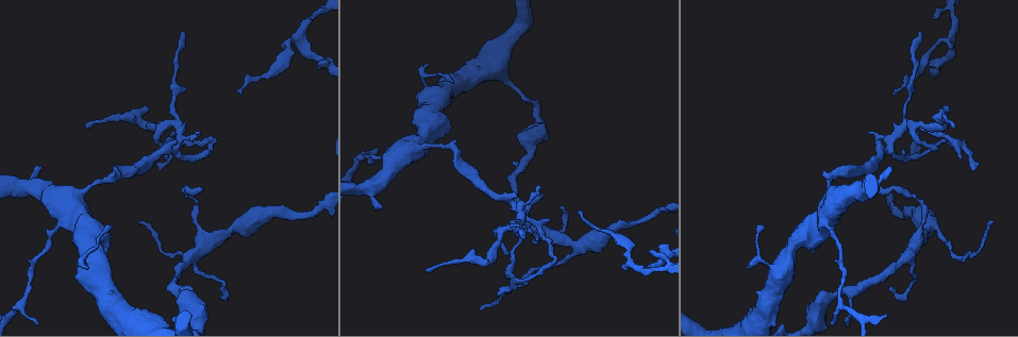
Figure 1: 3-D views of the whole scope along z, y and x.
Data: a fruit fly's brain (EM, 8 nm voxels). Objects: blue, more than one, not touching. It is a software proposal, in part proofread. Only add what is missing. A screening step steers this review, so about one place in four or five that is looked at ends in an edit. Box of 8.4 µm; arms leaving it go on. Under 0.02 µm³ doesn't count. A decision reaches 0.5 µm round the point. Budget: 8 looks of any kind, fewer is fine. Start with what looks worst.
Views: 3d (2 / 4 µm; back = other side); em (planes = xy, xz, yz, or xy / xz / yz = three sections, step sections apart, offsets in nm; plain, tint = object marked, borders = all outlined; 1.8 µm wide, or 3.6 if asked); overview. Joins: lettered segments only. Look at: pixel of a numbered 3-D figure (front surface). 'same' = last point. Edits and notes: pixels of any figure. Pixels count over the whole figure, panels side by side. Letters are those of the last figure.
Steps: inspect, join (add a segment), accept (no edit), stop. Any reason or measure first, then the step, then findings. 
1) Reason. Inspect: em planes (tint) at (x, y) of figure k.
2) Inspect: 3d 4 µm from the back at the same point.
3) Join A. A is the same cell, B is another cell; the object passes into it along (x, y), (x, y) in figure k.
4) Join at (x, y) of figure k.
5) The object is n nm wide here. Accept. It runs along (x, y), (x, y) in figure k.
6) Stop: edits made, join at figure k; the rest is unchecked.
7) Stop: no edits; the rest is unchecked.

Tapers out. Inspect: em planes (borders) at (896, 94) of figure 1.

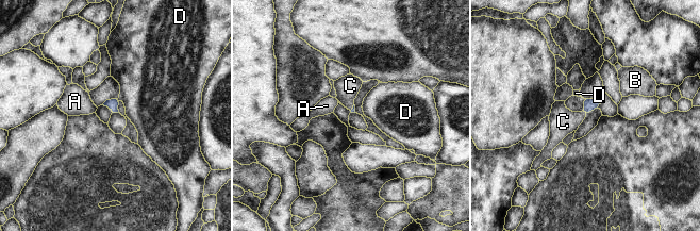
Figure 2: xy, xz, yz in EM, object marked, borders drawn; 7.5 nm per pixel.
Join C. C is the same cell, A, B and D are other cells; the object passes into it along (589, 104), (583, 112), (563, 121) in figure 2; the neuron continues.

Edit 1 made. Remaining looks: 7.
Free end. Inspect: em planes (borders) at (183, 32) of figure 1.

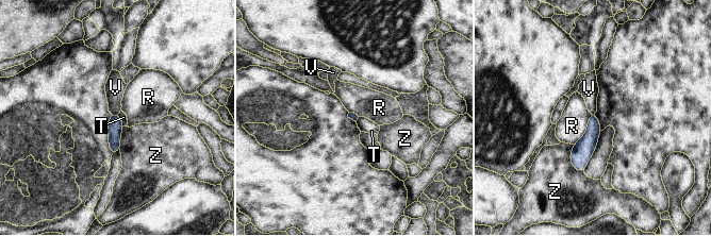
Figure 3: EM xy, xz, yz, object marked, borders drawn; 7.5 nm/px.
Accept. R, T, V and Z are other cells; a border runs along (591, 114), (584, 134), (574, 145) in figure 3; none of them fits.

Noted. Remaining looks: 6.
Free end. Inspect: 3d 4 µm at (147, 109) of figure 1.

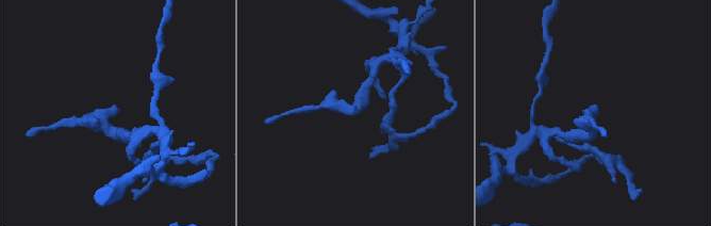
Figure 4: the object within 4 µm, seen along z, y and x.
Inspect: em planes (borders) at (354, 114) of figure 4.

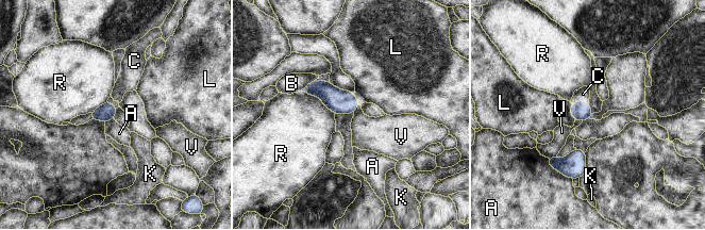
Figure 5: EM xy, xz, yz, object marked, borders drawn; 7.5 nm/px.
Join C. C is the same cell, A, B, K, L, R and V are other cells; the object passes into it along (581, 111), (580, 101), (583, 94) in figure 5; it goes on there.

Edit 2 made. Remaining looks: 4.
Stop: edits made, join at figure 2, join at figure 5; the rest is unchecked.

